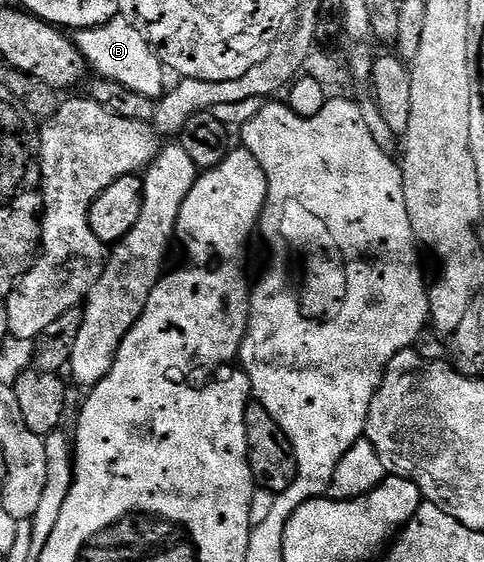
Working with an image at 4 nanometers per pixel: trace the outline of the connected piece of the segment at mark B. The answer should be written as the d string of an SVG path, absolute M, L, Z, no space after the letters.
M115 18L95 28L83 28L77 33L76 43L87 65L93 71L95 68L98 71L95 73L101 79L120 82L120 86L124 86L129 92L144 94L153 101L157 101L167 91L167 69L135 21Z

